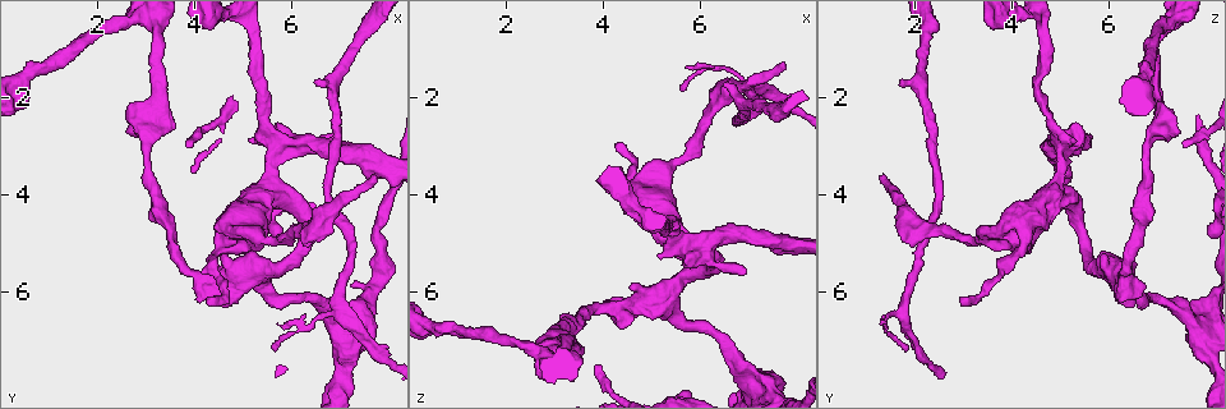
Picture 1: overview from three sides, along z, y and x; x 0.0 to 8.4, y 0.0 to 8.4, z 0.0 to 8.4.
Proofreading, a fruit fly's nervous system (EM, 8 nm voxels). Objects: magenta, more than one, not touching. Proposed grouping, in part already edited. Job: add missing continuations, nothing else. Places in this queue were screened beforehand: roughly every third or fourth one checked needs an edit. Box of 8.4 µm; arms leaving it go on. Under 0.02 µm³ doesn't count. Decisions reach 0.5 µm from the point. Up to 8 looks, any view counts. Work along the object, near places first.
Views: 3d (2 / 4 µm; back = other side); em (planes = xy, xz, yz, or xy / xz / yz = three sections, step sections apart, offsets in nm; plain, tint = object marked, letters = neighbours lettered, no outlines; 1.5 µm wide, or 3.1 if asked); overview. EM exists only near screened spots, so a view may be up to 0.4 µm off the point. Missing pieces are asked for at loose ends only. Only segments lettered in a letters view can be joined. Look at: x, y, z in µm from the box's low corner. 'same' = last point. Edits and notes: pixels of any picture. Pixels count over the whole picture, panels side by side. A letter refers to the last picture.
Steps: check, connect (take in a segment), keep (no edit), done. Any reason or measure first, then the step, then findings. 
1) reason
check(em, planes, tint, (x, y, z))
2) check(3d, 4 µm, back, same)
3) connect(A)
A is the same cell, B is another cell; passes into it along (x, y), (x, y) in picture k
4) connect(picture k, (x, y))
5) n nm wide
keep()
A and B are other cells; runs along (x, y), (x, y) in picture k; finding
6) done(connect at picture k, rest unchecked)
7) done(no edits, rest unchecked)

thin end
check(3d, 2 µm, back, (5.55, 7.15, 1.85))

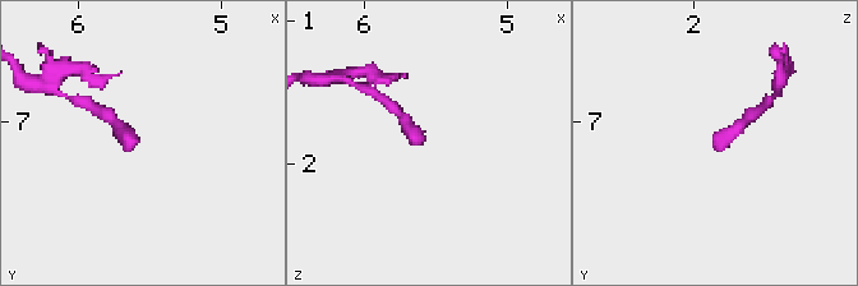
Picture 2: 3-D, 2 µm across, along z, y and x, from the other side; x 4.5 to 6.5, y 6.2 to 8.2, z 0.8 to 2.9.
check(em, planes, letters, (5.60, 7.16, 1.84))

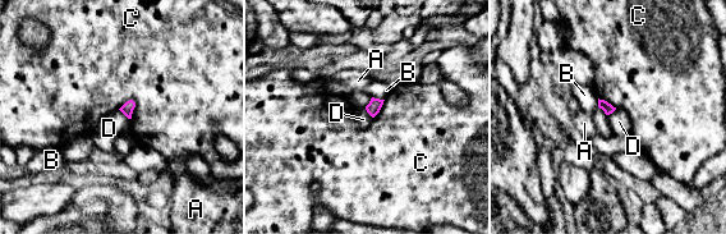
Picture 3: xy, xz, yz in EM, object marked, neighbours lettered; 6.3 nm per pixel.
keep()
A, B, C and D are other cells; border along (119, 109), (129, 119) in picture 3; no lettered segment goes on from it

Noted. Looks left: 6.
long arm stops here
check(em, xz, step 8, letters, (7.65, 3.55, 1.35))

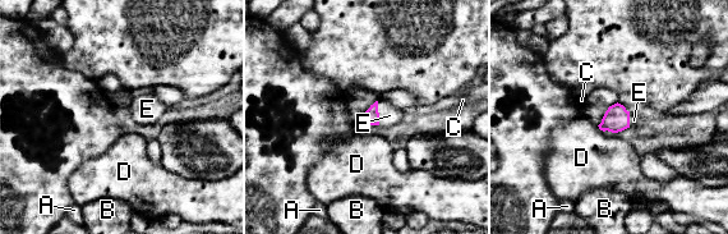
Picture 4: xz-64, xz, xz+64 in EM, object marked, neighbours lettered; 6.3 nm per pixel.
check(em, yz, step 8, letters, same)

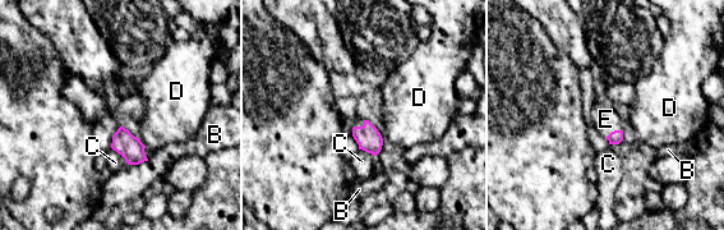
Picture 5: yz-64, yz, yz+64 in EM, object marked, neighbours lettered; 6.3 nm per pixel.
connect(E)
E is the same cell, B, C and D are other cells; passes into it along (616, 137), (614, 130), (605, 119) in picture 5; the neuron continues

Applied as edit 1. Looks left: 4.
check(overview)

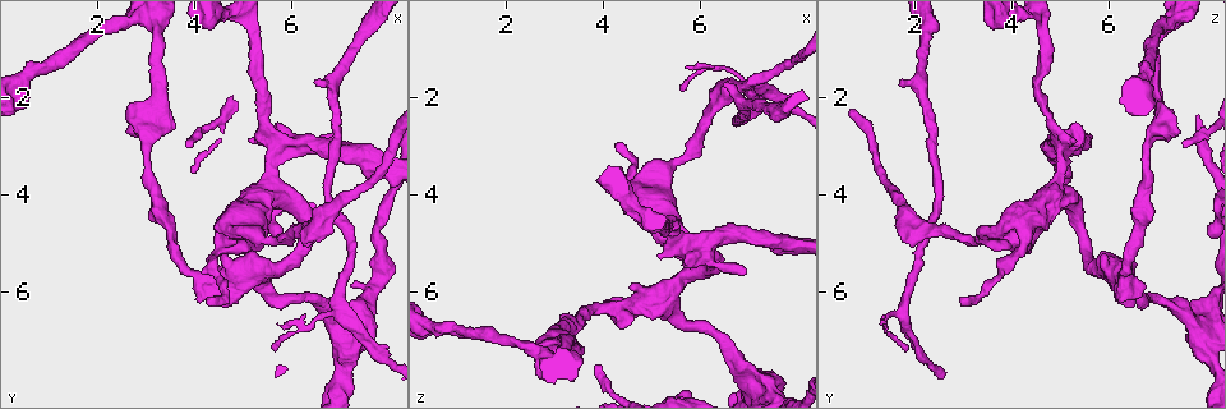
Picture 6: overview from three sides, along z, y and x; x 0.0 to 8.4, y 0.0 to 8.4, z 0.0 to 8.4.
end of a long branch
check(3d, 4 µm, (4.20, 6.20, 3.00))

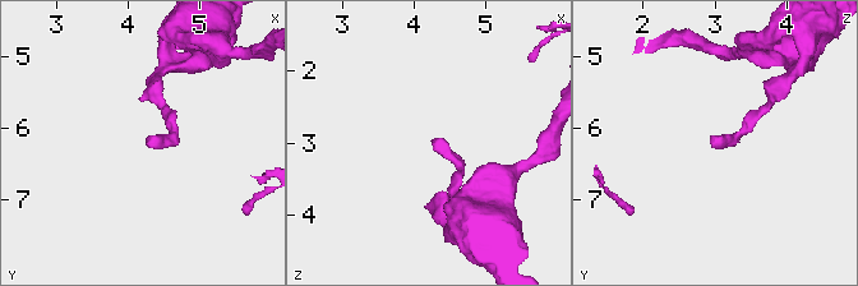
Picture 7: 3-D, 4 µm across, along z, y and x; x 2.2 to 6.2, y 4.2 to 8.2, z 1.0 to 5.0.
check(em, xy, step 8, letters, (4.20, 6.20, 2.95))

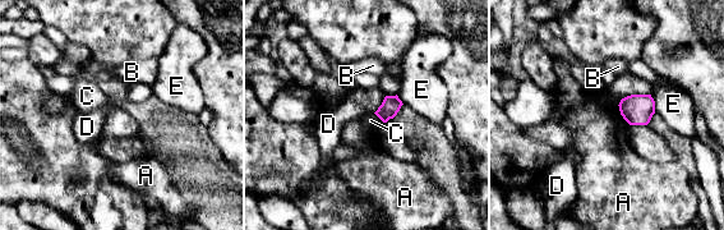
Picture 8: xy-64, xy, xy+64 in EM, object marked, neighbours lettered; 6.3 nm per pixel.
120 nm wide
keep()
A, B, C, D and E are other cells; border along (386, 95), (374, 113) in picture 8; none of them fits

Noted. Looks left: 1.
done(connect at picture 5, rest unchecked)

